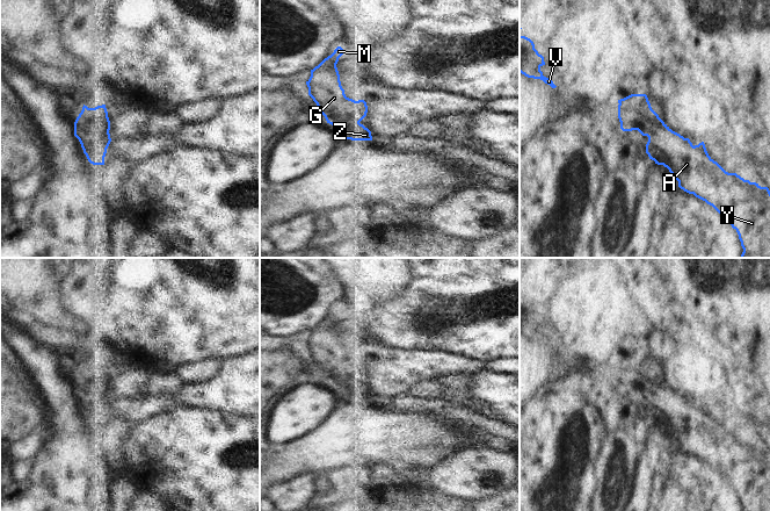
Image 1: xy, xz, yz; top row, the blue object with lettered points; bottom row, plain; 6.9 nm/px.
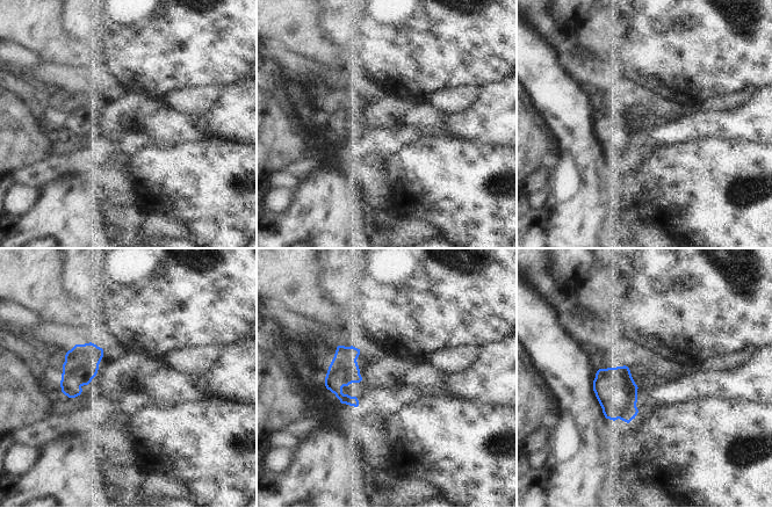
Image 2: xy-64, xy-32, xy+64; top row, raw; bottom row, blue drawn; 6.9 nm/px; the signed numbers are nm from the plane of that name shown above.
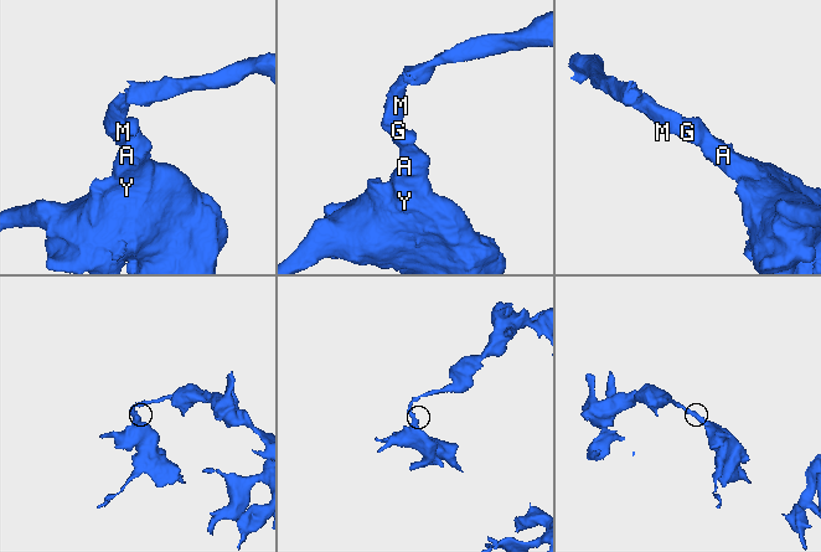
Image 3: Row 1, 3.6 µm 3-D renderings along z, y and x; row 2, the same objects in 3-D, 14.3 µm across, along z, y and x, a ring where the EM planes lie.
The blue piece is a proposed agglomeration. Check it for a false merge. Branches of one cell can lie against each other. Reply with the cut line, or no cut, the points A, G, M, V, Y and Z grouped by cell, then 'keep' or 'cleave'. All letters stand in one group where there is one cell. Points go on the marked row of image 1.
cut none; groups A G M V Y Z; keep

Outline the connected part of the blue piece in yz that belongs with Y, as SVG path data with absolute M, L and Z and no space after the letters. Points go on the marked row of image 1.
M631 94L618 100L618 118L623 131L638 130L648 137L646 153L663 165L678 181L678 187L705 201L736 230L743 252L741 258L770 258L770 190L726 172L707 153L704 142L692 145L689 138L673 131L652 109L646 94Z

